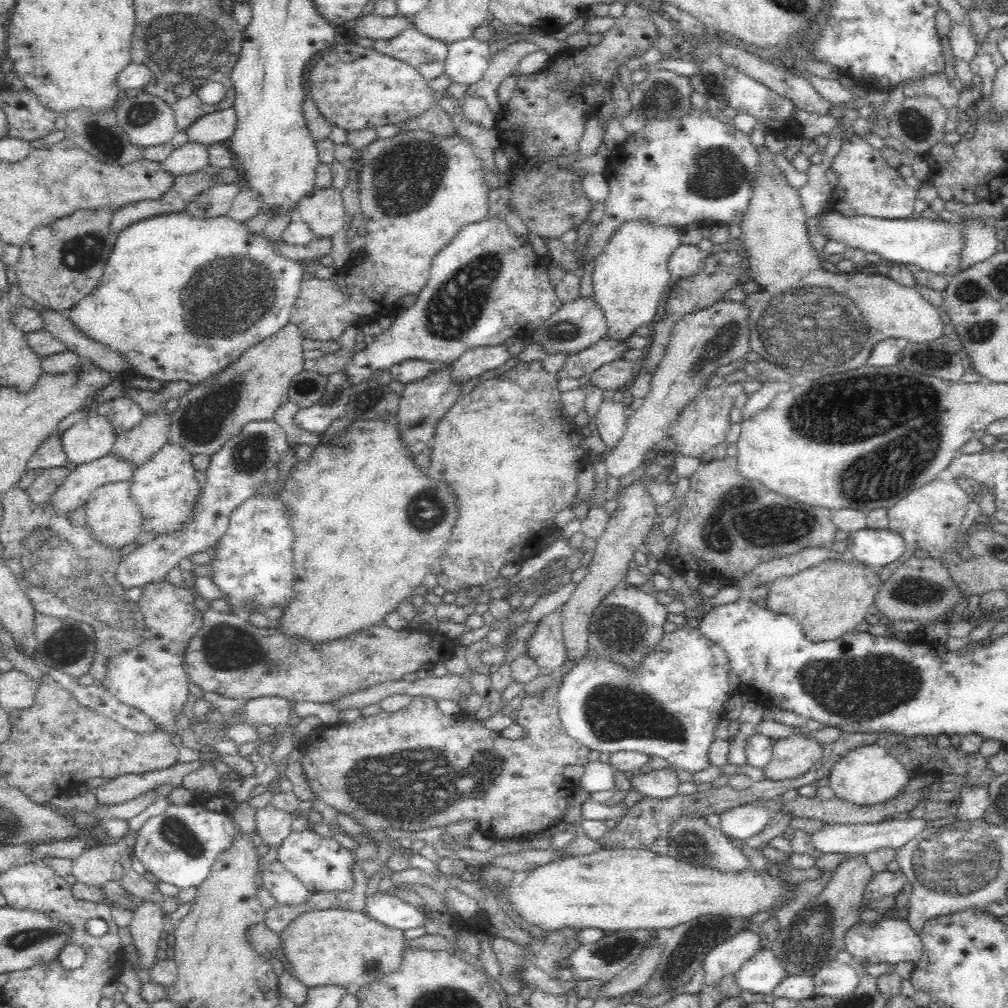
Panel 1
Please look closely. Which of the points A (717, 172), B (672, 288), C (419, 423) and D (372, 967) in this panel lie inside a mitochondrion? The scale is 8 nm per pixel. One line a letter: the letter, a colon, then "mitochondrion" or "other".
A: mitochondrion
B: other
C: other
D: other

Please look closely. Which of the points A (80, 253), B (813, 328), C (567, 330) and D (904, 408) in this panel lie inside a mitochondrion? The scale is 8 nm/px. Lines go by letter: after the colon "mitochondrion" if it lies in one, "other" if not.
A: mitochondrion
B: mitochondrion
C: mitochondrion
D: mitochondrion

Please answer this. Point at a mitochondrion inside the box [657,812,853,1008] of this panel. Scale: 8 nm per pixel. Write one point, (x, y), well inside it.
(689, 946)

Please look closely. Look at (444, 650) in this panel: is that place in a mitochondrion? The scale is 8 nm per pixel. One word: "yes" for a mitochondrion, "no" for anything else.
no

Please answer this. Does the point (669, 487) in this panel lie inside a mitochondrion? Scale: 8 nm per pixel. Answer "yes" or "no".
no

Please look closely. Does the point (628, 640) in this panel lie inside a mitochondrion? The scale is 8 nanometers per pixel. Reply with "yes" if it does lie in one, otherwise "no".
yes

